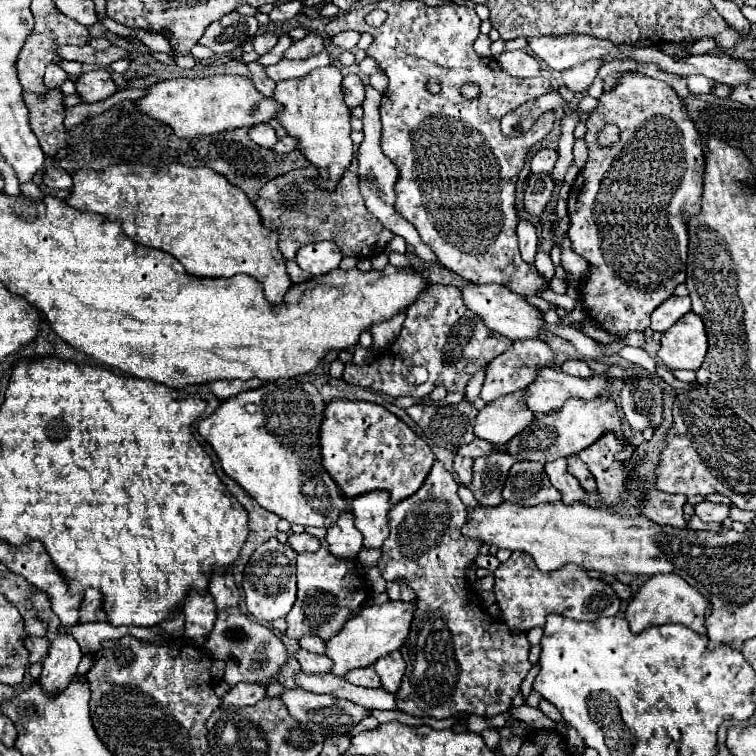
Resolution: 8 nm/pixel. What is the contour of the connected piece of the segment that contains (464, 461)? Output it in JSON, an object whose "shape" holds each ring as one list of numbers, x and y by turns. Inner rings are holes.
{"shape":[[455,456,455,474,459,478,459,482,463,482,465,486,471,484,471,476,473,476,473,458,463,458,463,456]]}

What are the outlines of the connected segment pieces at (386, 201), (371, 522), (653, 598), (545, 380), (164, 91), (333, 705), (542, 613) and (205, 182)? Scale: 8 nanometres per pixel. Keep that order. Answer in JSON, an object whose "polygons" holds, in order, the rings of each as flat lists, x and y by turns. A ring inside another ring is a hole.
{"polygons":[[[367,86,365,88,367,96,363,100,363,110,365,110,365,116,363,116,363,142,359,144,359,150,357,150,357,162,359,162,359,168,357,168,357,174,359,174,359,190,365,198,365,206,369,208,369,212,373,216,377,216,381,220,381,224,385,228,389,228,393,234,399,234,407,240,407,244,415,246,415,254,423,260,431,260,435,262,435,254,421,242,415,226,411,222,405,222,405,218,401,218,401,214,397,214,395,210,395,182,397,182,397,166,393,166,393,162,389,162,389,158,385,158,385,154,381,154,381,118,379,118,379,102,381,102,381,92,377,92,373,86]],[[373,490,361,494,361,498,351,500,355,514,355,526,363,534,365,548,379,548,389,536,389,494,383,490]],[[657,574,657,576,651,576,639,588,635,598,627,606,625,618,631,626,631,632,635,632,635,634,643,632,649,626,661,626,661,624,683,624,695,632,705,634,705,618,709,616,709,610,711,610,709,602,699,594,699,590,689,586,681,576]],[[545,368,539,372,537,380,527,386,527,406,533,412,553,412,561,408,569,398,601,398,609,392,609,386,611,380,607,374,577,378,565,372]],[[207,76,207,78,161,80,161,82,149,86,147,94,141,100,137,100,137,106,143,114,169,124,179,138,217,134,217,132,223,132,223,130,235,130,235,128,243,128,243,126,251,128,251,126,275,120,277,110,281,110,281,106,277,106,275,98,265,98,261,92,257,92,253,82,245,76]],[[301,688,285,690,279,698,285,702,291,718,323,736,349,732,363,716,369,714,369,710,349,700,329,694,313,694]],[[513,552,507,562,503,562,495,572,495,596,503,612,503,620,511,628,531,630,545,624,545,616,555,612,573,620,597,620,603,616,617,616,621,610,621,600,615,590,599,580,591,578,583,568,569,564,553,572,537,570,533,558,525,552]],[[119,164,119,166,109,166,101,172,97,170,77,170,71,174,73,176,73,188,71,188,71,194,67,198,67,204,77,208,77,210,89,210,89,212,97,212,101,214,105,220,121,220,123,224,123,232,133,238,137,244,143,244,143,246,151,246,151,248,157,248,157,250,163,250,163,252,169,252,173,254,189,274,193,276,211,276,211,278,219,278,219,276,235,276,239,272,243,274,249,274,253,276,255,280,259,280,265,288,265,296,269,298,269,302,281,302,281,298,285,296,287,288,291,286,291,280,285,272,285,258,281,256,279,248,277,248,277,234,273,234,271,230,263,228,261,224,261,218,255,210,255,206,251,204,251,200,247,198,247,194,243,190,239,190,237,186,233,186,223,174,217,174,213,172,211,168,191,168,191,166,185,166,185,164,169,164,163,168,151,168,151,166,145,166,145,164]]]}

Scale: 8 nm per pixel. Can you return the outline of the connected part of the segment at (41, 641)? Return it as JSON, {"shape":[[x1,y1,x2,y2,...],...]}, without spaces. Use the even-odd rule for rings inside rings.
{"shape":[[27,636,25,638,25,648,29,650,29,662,43,662,47,648,49,648,49,640,47,638,37,638,37,636]]}

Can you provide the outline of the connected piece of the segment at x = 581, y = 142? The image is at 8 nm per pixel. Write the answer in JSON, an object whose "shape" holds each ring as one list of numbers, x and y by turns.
{"shape":[[577,138,573,144,573,156,575,156,575,166,583,168,587,162,587,146,585,146,585,138]]}

